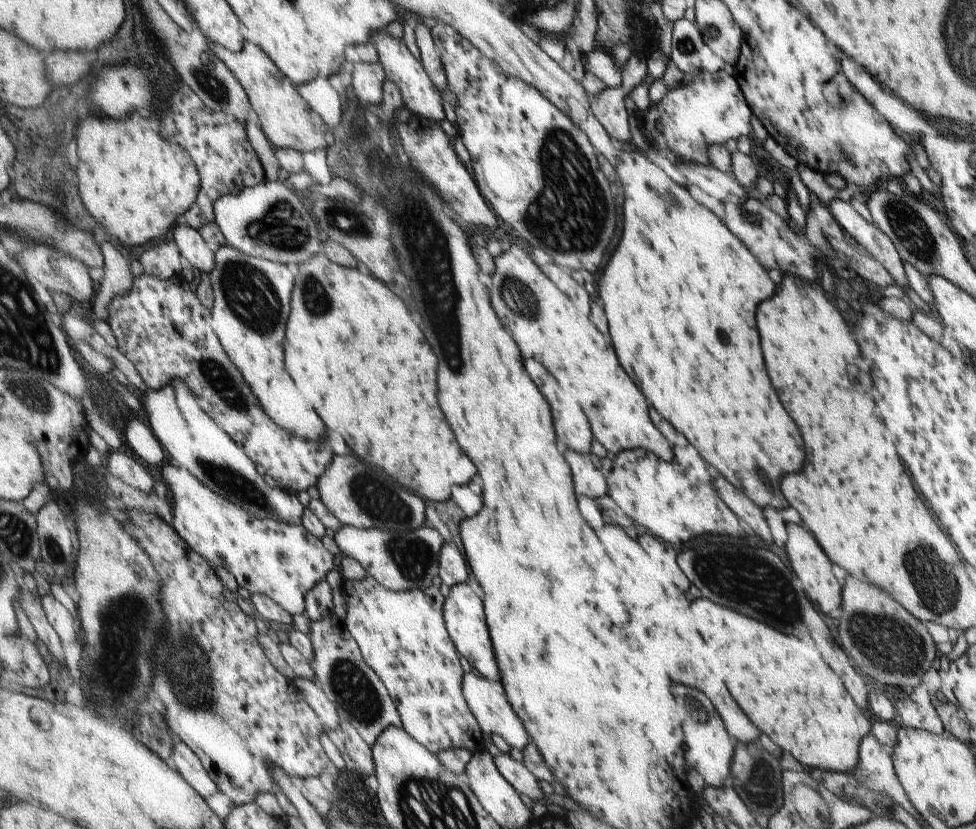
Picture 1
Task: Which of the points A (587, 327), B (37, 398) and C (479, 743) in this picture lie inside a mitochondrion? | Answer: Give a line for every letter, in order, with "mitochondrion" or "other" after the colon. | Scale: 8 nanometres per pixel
A: other
B: mitochondrion
C: other

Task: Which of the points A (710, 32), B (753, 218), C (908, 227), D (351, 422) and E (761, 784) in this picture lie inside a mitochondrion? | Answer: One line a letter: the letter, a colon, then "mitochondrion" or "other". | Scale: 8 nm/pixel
A: mitochondrion
B: mitochondrion
C: mitochondrion
D: other
E: mitochondrion

